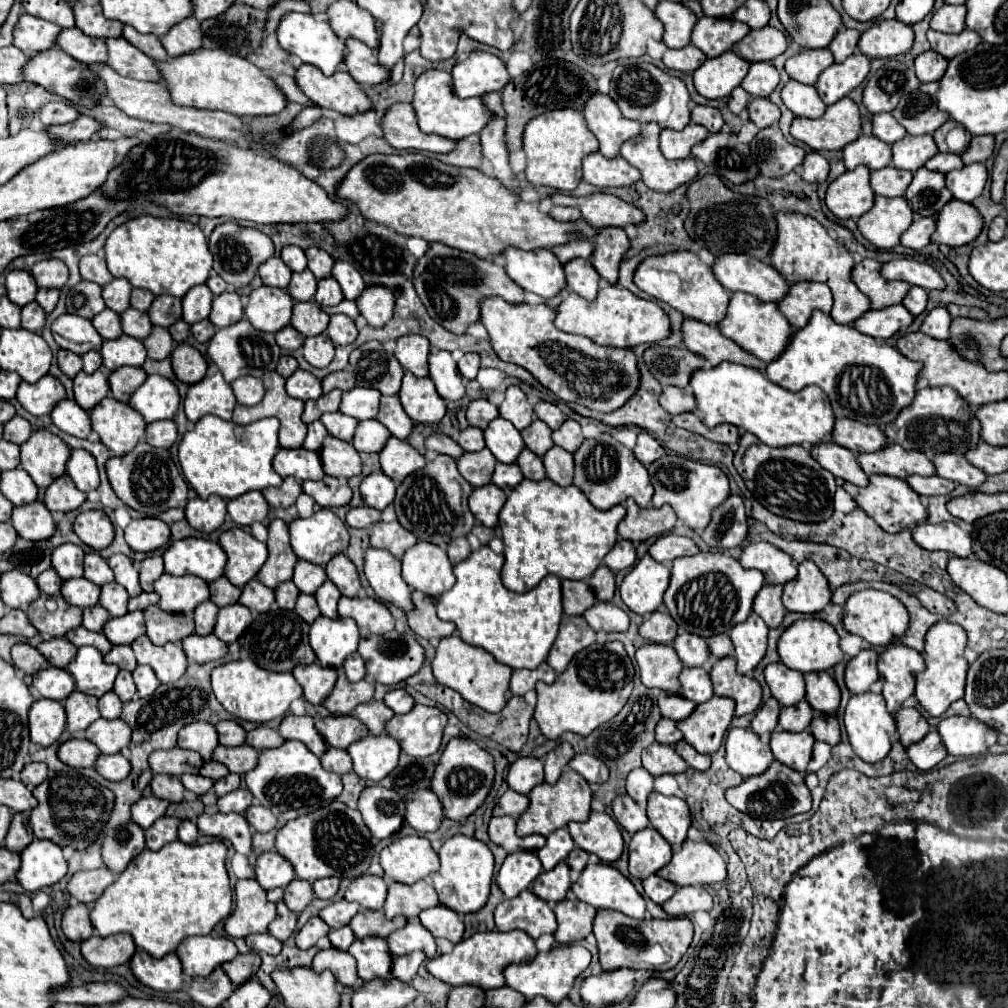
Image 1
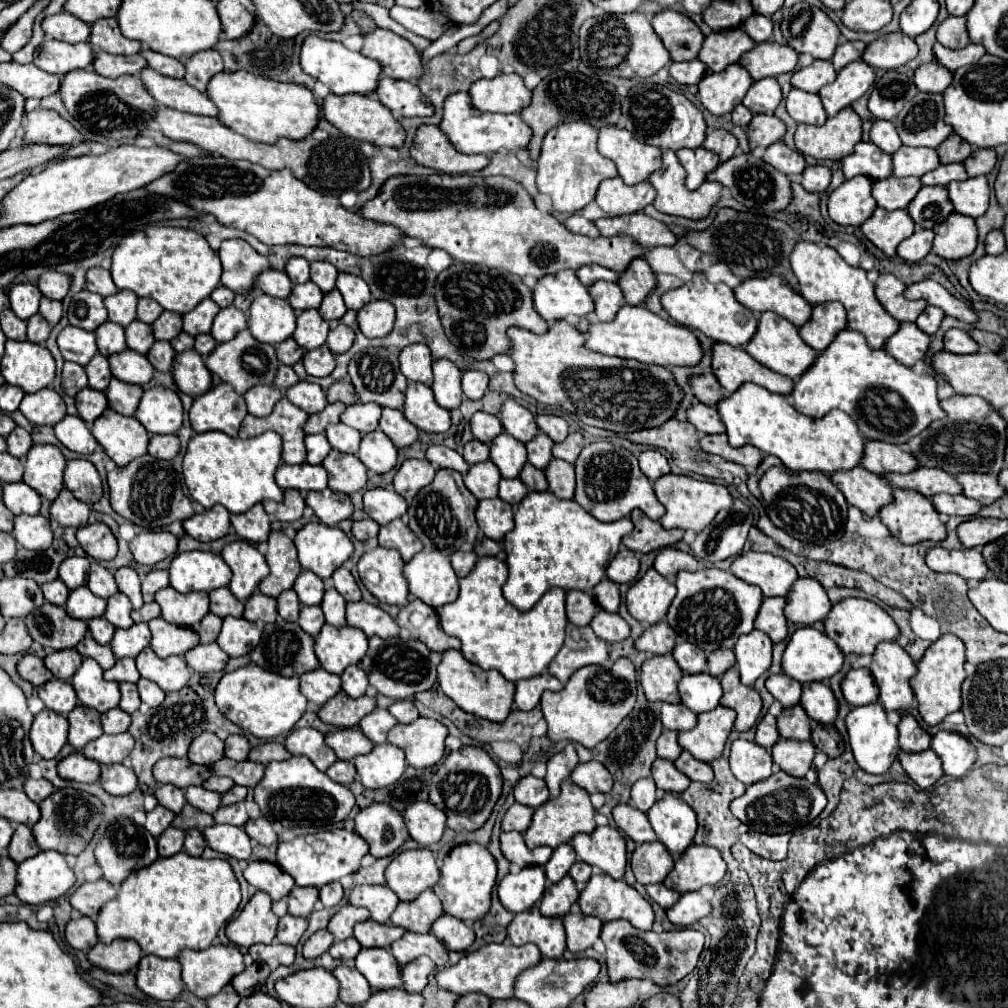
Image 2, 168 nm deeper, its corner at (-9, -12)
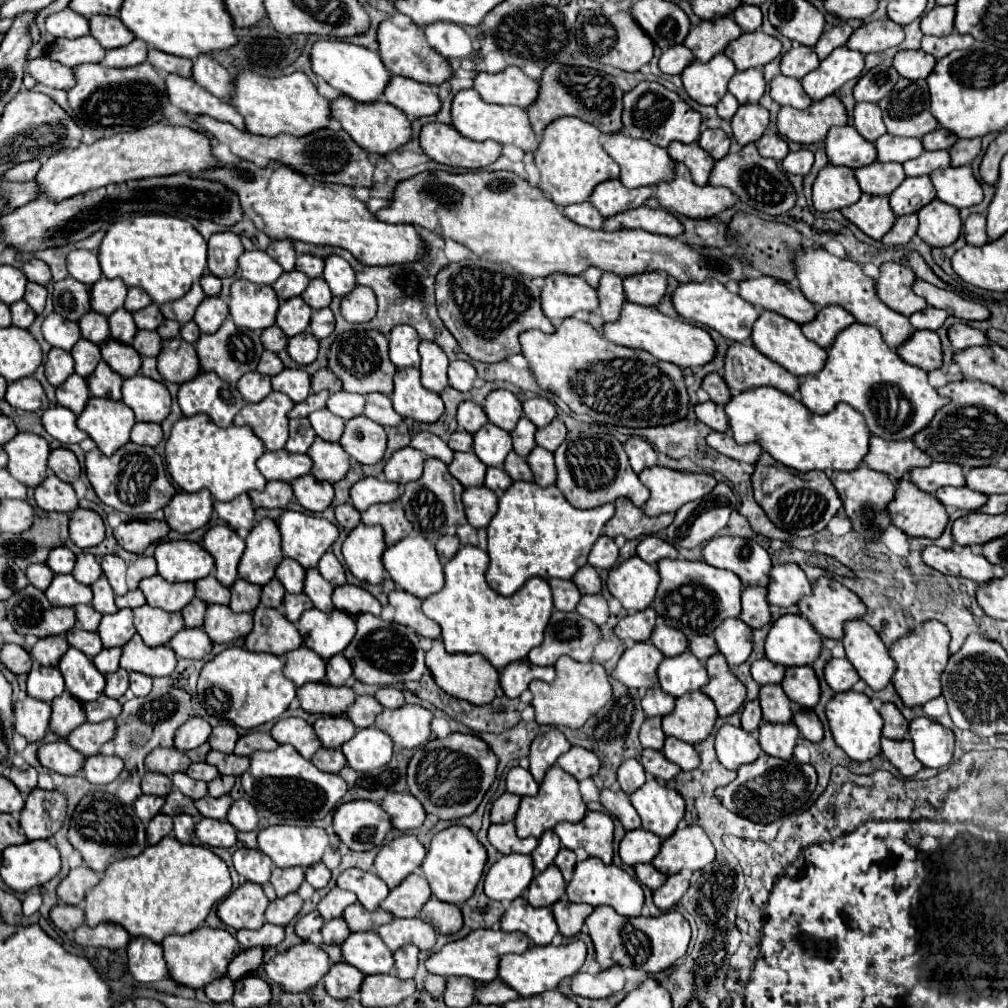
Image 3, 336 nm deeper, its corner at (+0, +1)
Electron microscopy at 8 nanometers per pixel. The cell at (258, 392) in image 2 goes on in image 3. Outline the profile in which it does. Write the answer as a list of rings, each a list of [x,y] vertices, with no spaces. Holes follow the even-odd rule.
[[[251,371],[247,373],[239,383],[237,383],[243,399],[247,403],[255,403],[255,401],[261,401],[263,397],[267,397],[267,393],[271,393],[271,379],[269,377],[263,377],[261,373],[257,371]]]

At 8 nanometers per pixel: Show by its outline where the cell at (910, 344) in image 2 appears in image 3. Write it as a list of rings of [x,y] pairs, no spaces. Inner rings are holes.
[[[915,331],[903,347],[897,349],[899,357],[909,365],[915,365],[923,371],[935,371],[943,365],[943,349],[937,333],[931,331]]]

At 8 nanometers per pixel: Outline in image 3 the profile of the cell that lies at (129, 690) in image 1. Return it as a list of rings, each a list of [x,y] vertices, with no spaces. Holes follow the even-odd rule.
[[[117,669],[115,673],[107,673],[105,675],[105,689],[103,693],[107,697],[113,697],[113,699],[119,699],[129,687],[129,675],[125,669]]]

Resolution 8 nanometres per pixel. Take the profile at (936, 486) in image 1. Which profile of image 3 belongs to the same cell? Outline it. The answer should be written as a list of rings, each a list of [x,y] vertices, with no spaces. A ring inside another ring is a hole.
[[[943,487],[937,489],[935,497],[949,509],[965,509],[965,511],[977,511],[987,503],[987,495],[971,491],[969,487]]]

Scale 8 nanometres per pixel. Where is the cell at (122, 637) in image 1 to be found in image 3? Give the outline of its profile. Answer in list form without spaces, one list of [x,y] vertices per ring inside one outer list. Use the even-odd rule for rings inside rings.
[[[119,609],[115,615],[103,615],[97,633],[103,641],[103,647],[123,647],[129,637],[135,635],[133,611]]]

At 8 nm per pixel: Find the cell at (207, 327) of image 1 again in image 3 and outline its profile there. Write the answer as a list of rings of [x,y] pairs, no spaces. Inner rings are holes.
[[[189,321],[189,323],[185,323],[185,325],[181,327],[181,339],[187,341],[187,343],[195,343],[195,341],[199,339],[199,335],[201,335],[201,331],[199,331],[199,327],[195,325],[195,321]]]

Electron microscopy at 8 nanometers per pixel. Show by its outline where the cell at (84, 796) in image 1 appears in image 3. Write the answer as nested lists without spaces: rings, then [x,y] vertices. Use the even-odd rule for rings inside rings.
[[[35,789],[27,795],[19,825],[27,839],[49,839],[65,821],[65,795],[59,791]]]

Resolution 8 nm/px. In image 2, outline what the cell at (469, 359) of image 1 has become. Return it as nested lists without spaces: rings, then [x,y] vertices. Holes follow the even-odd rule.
[[[466,370],[462,374],[462,390],[470,400],[480,400],[488,388],[488,374],[480,370]]]

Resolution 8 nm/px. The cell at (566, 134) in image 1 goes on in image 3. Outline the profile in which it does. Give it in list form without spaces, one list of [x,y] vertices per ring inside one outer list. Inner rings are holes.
[[[561,117],[559,121],[553,121],[543,131],[541,145],[535,151],[535,165],[537,165],[539,173],[541,173],[539,189],[545,195],[549,195],[555,205],[567,207],[567,205],[573,205],[573,203],[583,203],[583,201],[589,199],[589,195],[593,193],[593,189],[599,183],[609,181],[609,179],[619,179],[619,165],[605,153],[601,141],[603,141],[603,133],[595,125],[591,125],[587,121],[579,121],[577,117]]]

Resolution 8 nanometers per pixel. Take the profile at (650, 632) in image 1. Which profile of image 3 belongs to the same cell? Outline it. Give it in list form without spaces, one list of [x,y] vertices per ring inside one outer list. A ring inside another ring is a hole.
[[[649,607],[649,609],[643,609],[643,611],[637,611],[633,615],[627,615],[623,617],[617,625],[615,625],[615,635],[623,641],[631,639],[631,641],[649,641],[651,637],[651,629],[655,627],[655,611]]]

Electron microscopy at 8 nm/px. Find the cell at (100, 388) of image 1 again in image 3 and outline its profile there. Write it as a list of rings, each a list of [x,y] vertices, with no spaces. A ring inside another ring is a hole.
[[[75,373],[57,387],[57,403],[71,409],[75,415],[79,415],[85,409],[87,401],[89,401],[87,383],[83,377],[79,377]]]

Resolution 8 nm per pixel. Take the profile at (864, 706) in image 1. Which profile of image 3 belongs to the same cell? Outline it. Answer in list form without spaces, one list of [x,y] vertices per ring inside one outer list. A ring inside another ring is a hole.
[[[857,691],[835,693],[825,705],[825,715],[835,743],[847,753],[847,757],[851,757],[853,761],[867,761],[879,755],[883,719],[879,711],[871,705],[871,699],[865,693],[857,693]]]

